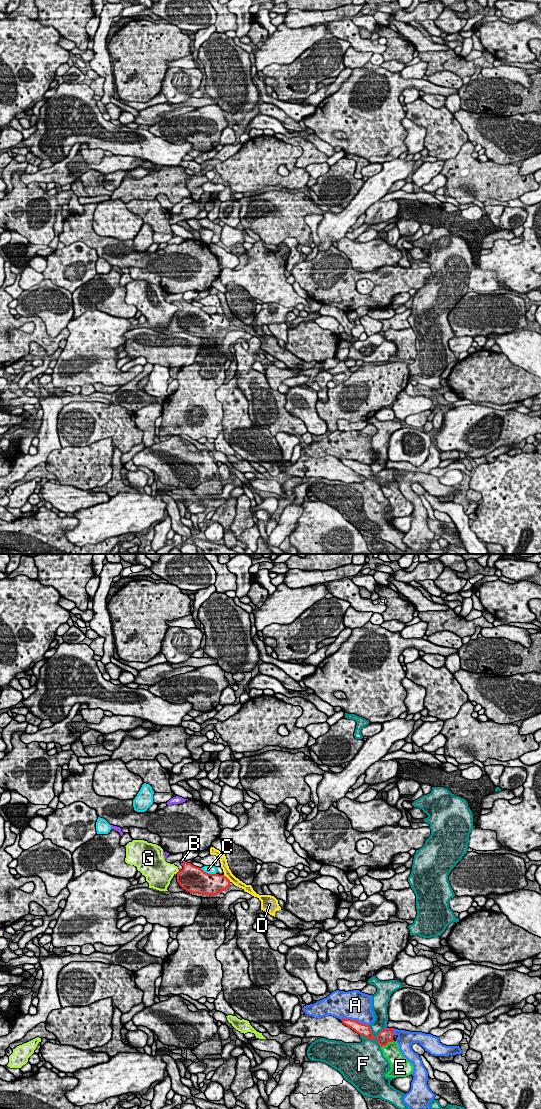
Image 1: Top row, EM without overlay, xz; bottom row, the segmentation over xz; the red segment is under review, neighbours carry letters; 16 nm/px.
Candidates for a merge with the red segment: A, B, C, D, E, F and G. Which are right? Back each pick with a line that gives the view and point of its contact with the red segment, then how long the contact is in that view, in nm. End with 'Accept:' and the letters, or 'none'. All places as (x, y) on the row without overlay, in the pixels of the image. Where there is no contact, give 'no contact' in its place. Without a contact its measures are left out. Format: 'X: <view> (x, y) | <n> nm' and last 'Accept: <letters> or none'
B: xz (183, 303) | 90 nm
Accept: B

